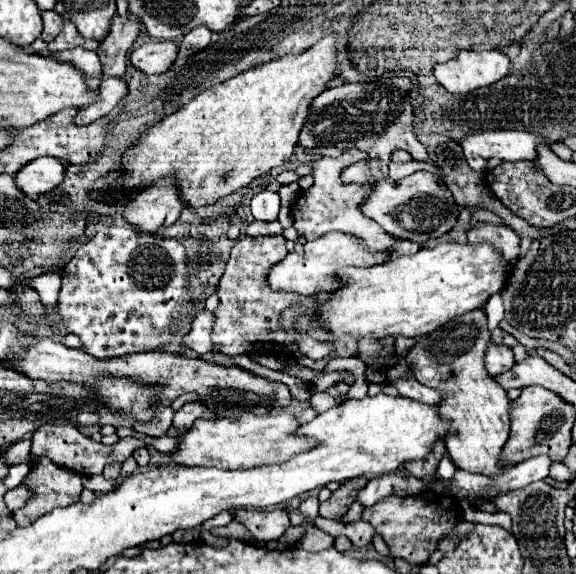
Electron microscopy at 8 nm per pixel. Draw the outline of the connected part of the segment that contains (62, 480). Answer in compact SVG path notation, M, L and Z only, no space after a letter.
M46 457L40 459L26 475L26 485L36 489L36 497L26 503L26 507L14 511L14 519L20 527L30 525L38 517L46 515L56 507L66 507L80 501L82 477L68 469L60 469Z

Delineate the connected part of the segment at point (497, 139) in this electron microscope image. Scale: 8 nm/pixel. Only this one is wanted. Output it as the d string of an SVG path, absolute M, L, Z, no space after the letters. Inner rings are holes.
M484 131L484 133L476 133L476 135L468 135L460 141L462 153L468 161L468 165L472 165L474 171L484 173L494 169L496 165L504 163L504 161L532 161L536 157L536 145L546 143L542 137L536 137L534 133L524 133L524 131Z

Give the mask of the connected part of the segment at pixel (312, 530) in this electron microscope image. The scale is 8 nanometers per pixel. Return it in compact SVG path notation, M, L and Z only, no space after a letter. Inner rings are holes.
M306 523L304 529L306 529L308 533L306 533L304 539L300 539L300 541L296 543L296 547L302 547L302 549L306 549L306 551L322 551L322 549L334 547L334 537L332 537L332 535L328 535L328 533L324 533L324 531L316 529L316 527L310 525L310 523Z

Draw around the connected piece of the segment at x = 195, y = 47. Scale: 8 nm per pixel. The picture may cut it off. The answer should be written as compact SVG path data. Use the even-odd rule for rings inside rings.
M196 27L192 29L188 35L184 35L182 43L180 43L180 57L188 57L194 55L202 49L206 49L212 41L212 31L208 27Z

